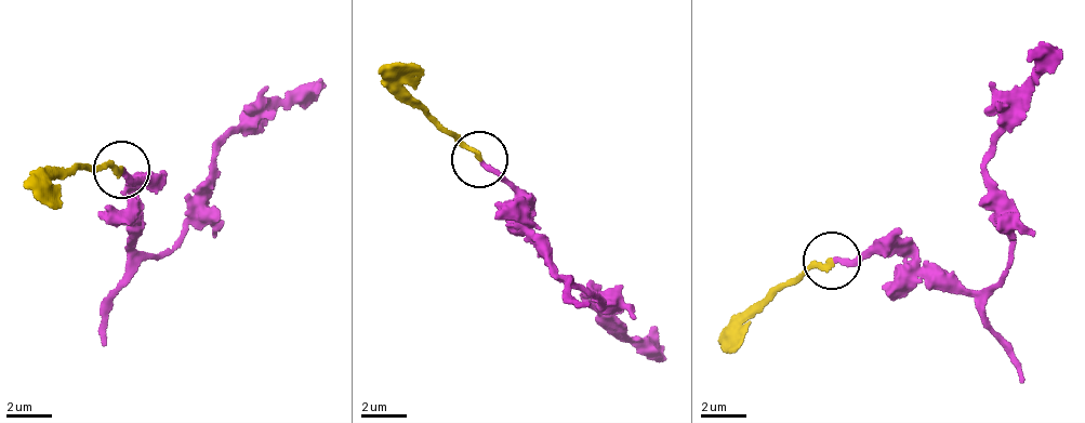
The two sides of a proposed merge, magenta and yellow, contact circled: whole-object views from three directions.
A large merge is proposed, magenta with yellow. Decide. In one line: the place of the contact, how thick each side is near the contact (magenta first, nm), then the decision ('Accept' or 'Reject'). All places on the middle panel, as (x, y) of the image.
Place: (479, 159). Thickness 220 nm (magenta) against 220 nm. Accept

